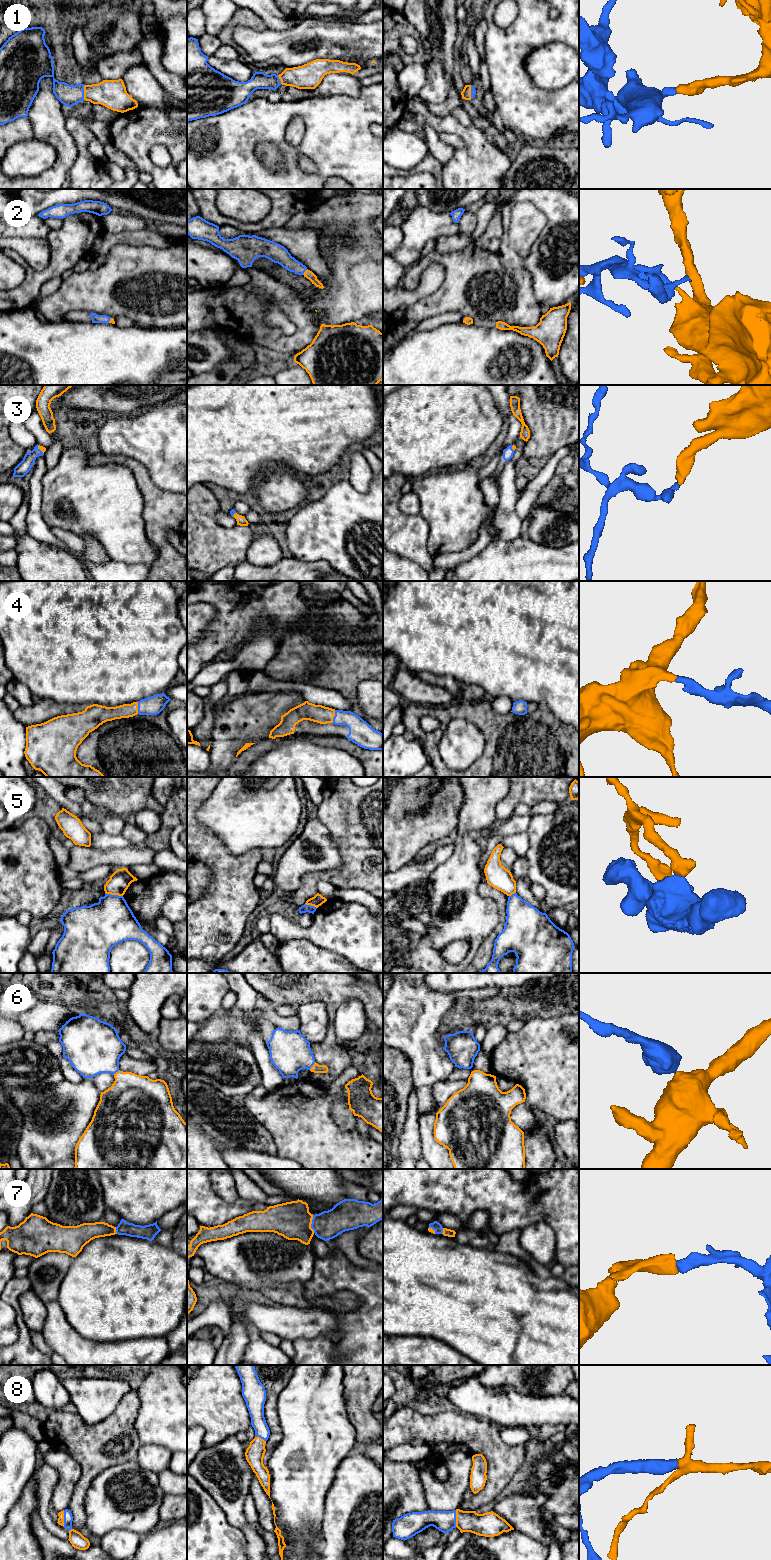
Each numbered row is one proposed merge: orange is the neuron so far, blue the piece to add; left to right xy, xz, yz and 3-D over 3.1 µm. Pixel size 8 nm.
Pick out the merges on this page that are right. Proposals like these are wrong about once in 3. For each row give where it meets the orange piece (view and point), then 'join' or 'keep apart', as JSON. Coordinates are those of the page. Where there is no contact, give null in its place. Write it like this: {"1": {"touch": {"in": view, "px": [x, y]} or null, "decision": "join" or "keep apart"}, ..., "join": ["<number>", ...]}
{"1": {"touch": {"in": "xy", "px": [84, 92]}, "decision": "join"}, "2": {"touch": {"in": "xz", "px": [304, 272]}, "decision": "join"}, "3": {"touch": {"in": "xy", "px": [39, 448]}, "decision": "join"}, "4": {"touch": {"in": "xz", "px": [334, 715]}, "decision": "join"}, "5": {"touch": {"in": "xy", "px": [114, 894]}, "decision": "keep apart"}, "6": {"touch": {"in": "xz", "px": [312, 1066]}, "decision": "join"}, "7": {"touch": {"in": "xz", "px": [311, 1223]}, "decision": "join"}, "8": {"touch": {"in": "xy", "px": [63, 1518]}, "decision": "join"}, "join": ["1", "2", "3", "4", "6", "7", "8"]}

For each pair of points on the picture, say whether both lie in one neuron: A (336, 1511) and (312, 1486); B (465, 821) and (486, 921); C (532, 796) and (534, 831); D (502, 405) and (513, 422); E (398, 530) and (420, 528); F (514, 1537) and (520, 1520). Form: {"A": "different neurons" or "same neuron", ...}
{"A": "different neurons", "B": "same neuron", "C": "different neurons", "D": "same neuron", "E": "same neuron", "F": "different neurons"}

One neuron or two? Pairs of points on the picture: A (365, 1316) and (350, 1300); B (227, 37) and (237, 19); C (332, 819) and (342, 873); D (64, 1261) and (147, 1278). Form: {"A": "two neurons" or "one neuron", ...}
{"A": "two neurons", "B": "one neuron", "C": "one neuron", "D": "two neurons"}

